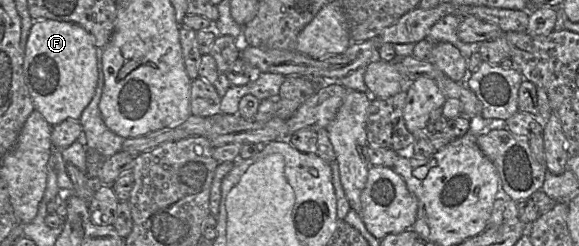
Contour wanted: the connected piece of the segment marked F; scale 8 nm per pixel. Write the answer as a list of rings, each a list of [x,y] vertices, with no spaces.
[[[38,19],[33,22],[33,25],[30,29],[30,33],[28,36],[28,40],[26,43],[26,47],[24,50],[24,76],[25,76],[25,83],[28,88],[28,91],[31,95],[31,98],[34,103],[35,110],[39,111],[44,119],[52,126],[58,125],[64,120],[71,118],[75,120],[80,120],[81,114],[83,110],[88,106],[91,102],[97,85],[98,85],[98,67],[97,67],[97,55],[96,55],[96,45],[95,45],[95,38],[92,34],[87,32],[83,27],[76,23],[72,22],[63,22],[51,19]]]

